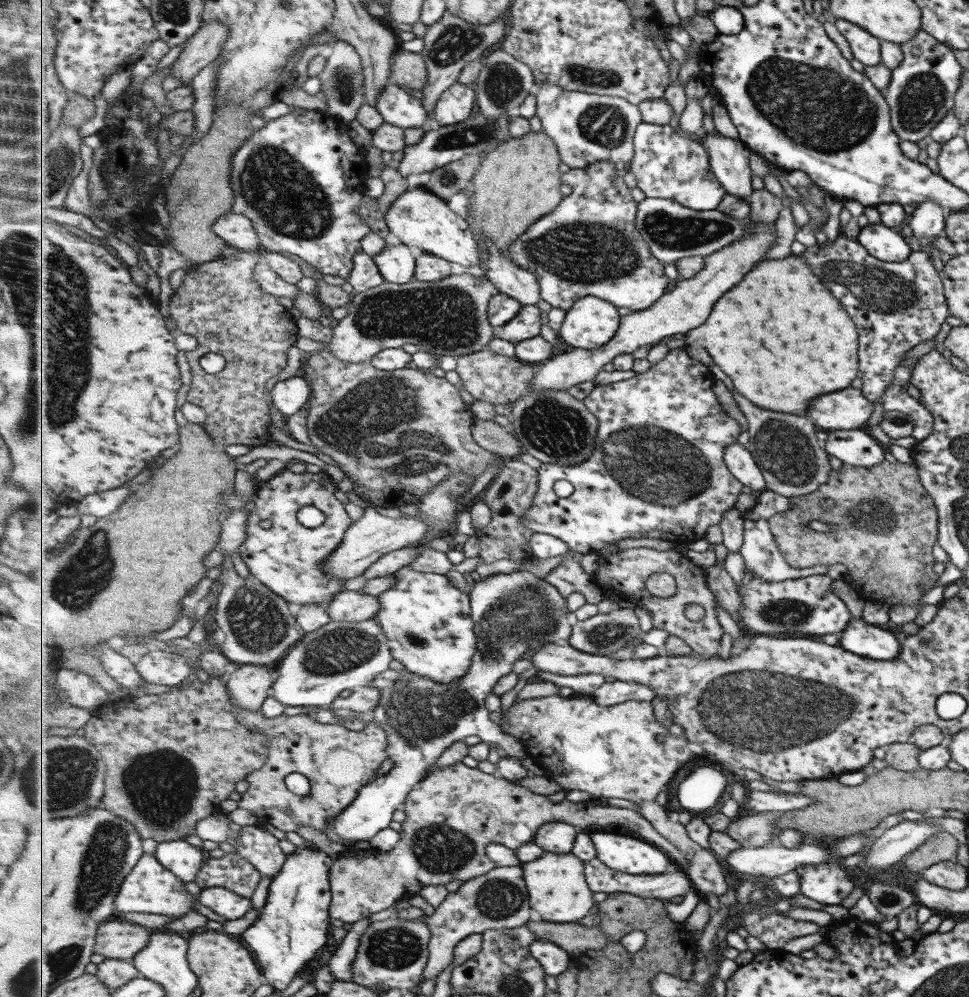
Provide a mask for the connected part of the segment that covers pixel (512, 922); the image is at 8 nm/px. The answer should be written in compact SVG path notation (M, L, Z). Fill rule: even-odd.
M520 866L495 867L486 875L468 880L434 909L430 916L423 915L420 920L431 929L430 960L423 974L423 981L441 975L455 958L459 942L473 934L485 934L491 930L519 928L531 920L531 903L524 870Z

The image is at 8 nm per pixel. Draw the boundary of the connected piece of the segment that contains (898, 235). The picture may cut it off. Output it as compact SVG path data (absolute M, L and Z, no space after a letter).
M880 222L861 227L855 240L863 245L870 256L883 262L901 262L911 254L906 234Z

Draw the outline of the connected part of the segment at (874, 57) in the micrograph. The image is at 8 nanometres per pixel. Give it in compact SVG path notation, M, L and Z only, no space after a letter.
M836 19L834 25L849 43L853 59L859 60L865 67L875 66L880 62L880 41L877 38L847 20Z

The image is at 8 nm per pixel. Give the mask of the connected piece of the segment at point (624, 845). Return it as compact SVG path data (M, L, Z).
M595 831L591 838L597 857L619 872L660 875L667 872L669 864L675 863L665 851L637 836Z

